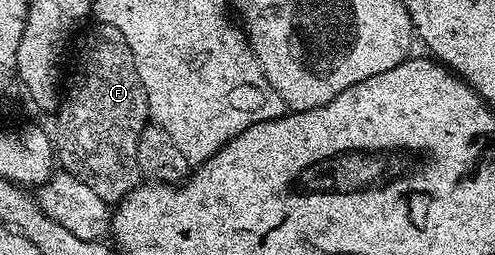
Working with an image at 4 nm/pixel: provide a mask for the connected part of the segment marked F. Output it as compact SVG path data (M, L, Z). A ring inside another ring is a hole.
M102 22L95 25L79 49L67 93L64 92L58 106L53 140L62 170L90 185L99 197L113 205L140 184L139 137L150 114L127 39L115 25Z

